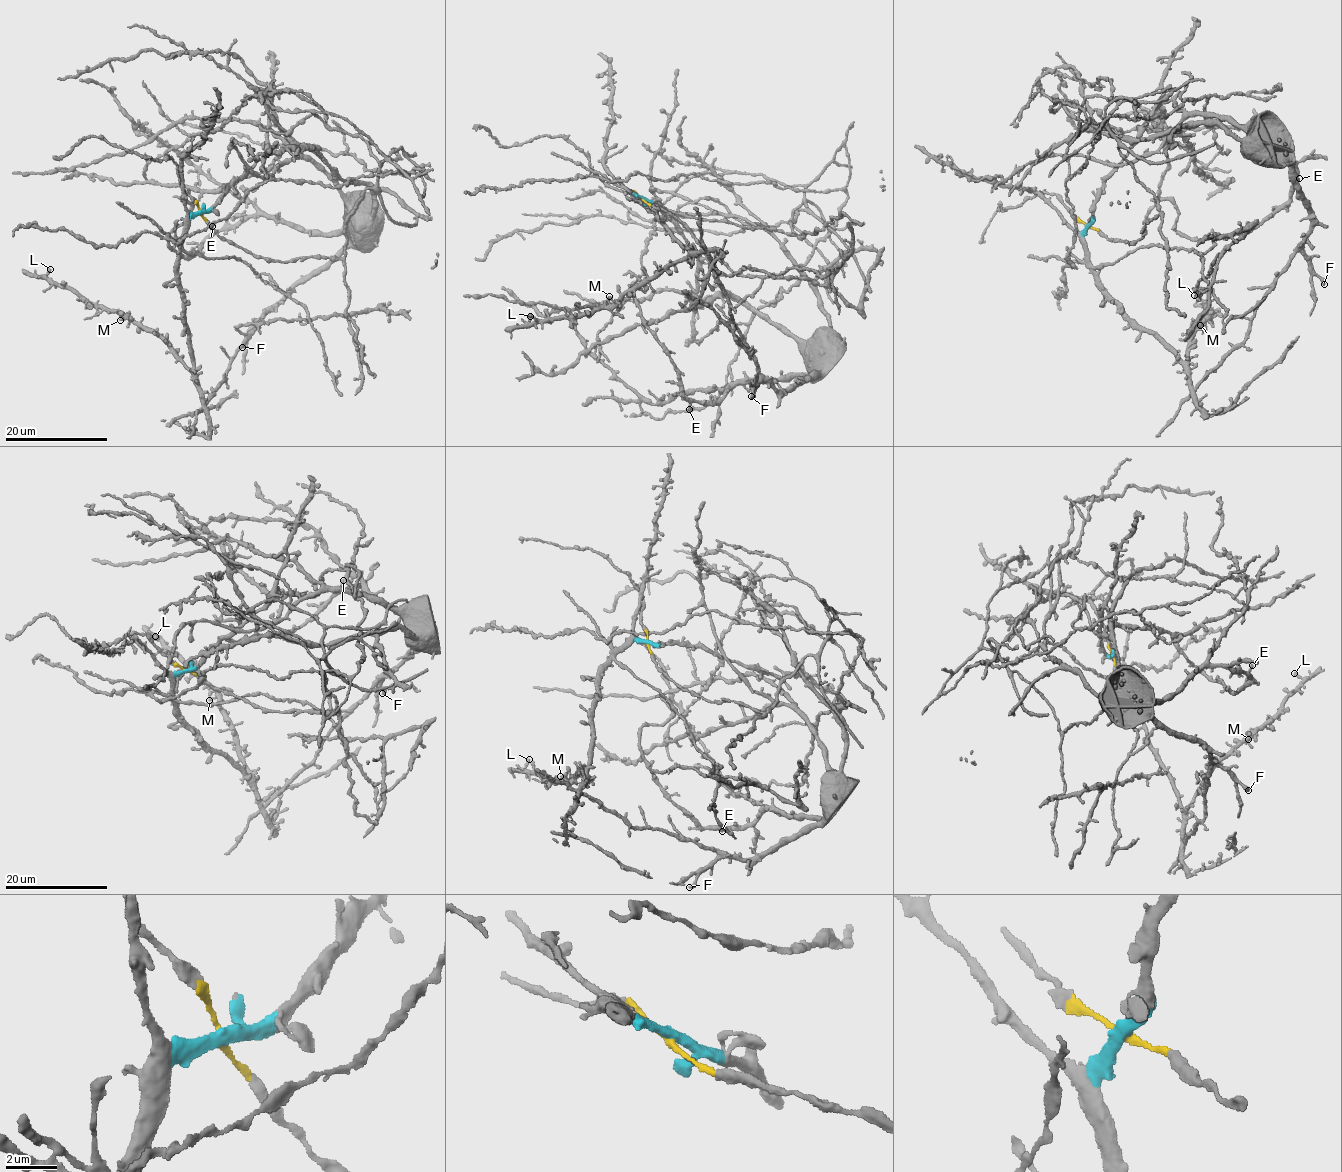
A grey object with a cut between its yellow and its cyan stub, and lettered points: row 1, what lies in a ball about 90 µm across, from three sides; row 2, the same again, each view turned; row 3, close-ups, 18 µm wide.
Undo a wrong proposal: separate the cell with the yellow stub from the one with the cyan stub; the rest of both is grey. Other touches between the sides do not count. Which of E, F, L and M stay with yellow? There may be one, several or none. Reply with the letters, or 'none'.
E, F

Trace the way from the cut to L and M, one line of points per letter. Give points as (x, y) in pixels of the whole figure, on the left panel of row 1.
L: (200, 211), (190, 219), (181, 245), (177, 285), (193, 372), (168, 343), (54, 284), (48, 278), (50, 269)
M: (200, 211), (190, 219), (181, 245), (177, 285), (193, 372), (159, 336), (126, 317), (120, 320)

